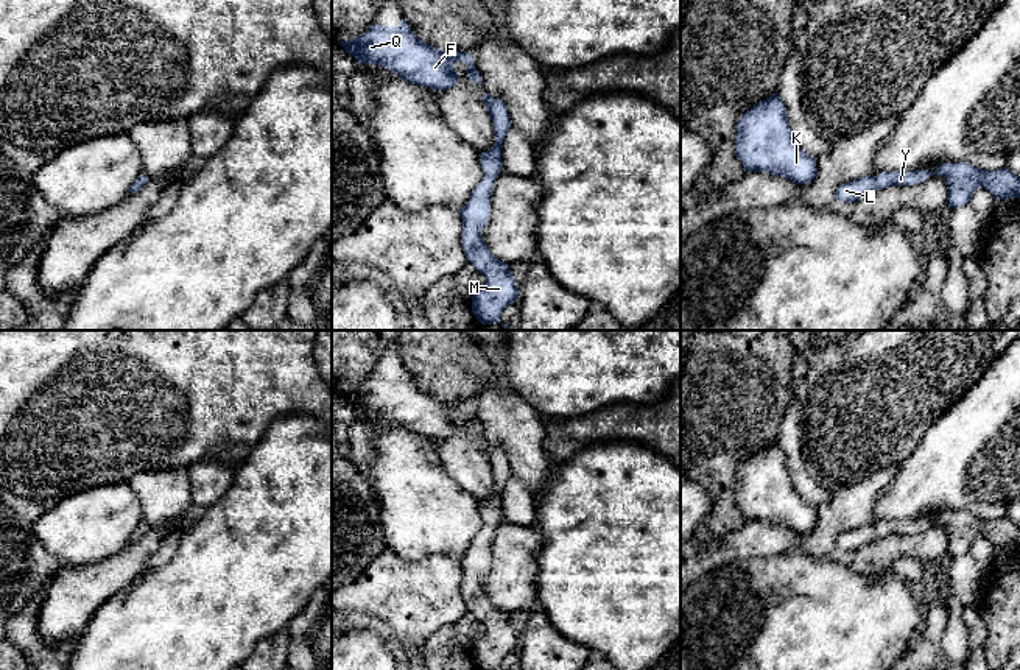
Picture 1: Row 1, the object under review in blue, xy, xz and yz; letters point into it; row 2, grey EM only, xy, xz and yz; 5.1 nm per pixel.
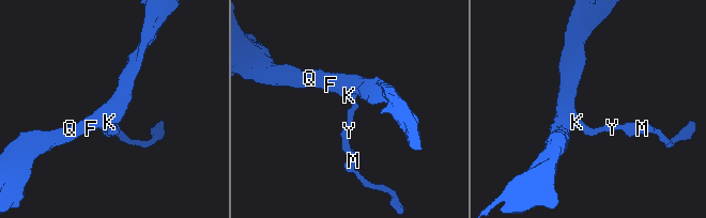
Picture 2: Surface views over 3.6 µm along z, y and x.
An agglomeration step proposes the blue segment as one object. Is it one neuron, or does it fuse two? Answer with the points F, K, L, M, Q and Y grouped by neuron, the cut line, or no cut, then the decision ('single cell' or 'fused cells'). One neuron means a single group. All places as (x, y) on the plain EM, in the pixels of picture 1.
groups F K L M Q Y; cut none; single cell

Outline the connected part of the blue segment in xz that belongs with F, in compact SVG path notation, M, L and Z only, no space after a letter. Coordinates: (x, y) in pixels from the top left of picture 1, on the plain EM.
M403 368L397 376L372 372L360 386L339 393L357 411L378 413L402 428L434 441L450 438L458 432L458 422L452 416L455 410L467 413L467 427L481 433L470 402L438 399L422 391Z

